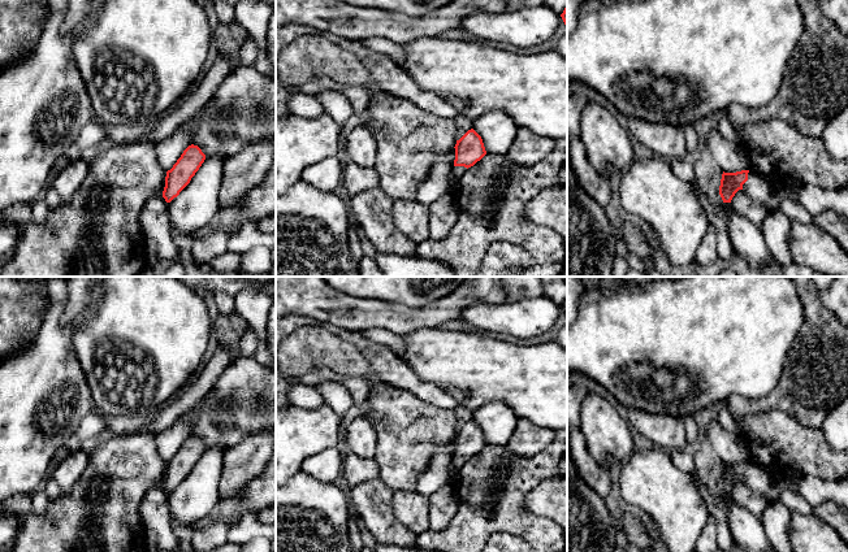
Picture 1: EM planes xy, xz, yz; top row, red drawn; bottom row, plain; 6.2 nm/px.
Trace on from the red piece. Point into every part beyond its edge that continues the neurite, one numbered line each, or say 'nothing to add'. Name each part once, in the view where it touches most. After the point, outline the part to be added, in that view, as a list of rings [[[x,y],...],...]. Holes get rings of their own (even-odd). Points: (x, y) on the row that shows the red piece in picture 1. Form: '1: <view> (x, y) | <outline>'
1: yz (769, 195) | [[[749,170],[743,191],[754,201],[762,204],[770,213],[779,210],[780,201],[786,196],[788,187],[769,183]]]

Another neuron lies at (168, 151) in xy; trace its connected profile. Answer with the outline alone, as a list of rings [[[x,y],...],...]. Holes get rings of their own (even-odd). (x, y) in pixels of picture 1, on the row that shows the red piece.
[[[208,100],[205,105],[189,119],[173,131],[166,139],[155,145],[156,157],[160,166],[168,171],[173,168],[183,151],[191,145],[192,127],[205,116],[209,114],[213,100]]]

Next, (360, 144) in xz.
[[[358,125],[349,134],[342,147],[349,153],[352,164],[363,168],[373,168],[377,156],[377,145],[367,125]]]

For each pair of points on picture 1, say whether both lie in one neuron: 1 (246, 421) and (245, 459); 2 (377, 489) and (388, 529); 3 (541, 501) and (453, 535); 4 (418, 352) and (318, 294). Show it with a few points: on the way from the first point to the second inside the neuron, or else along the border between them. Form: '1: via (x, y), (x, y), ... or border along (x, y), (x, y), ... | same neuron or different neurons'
1: border along (262, 429), (246, 435), (225, 451) | different neurons
2: via (377, 499), (377, 518) | same neuron
3: border along (543, 481), (527, 495), (524, 505), (553, 521) | different neurons
4: border along (432, 326), (422, 326), (403, 337) | different neurons

